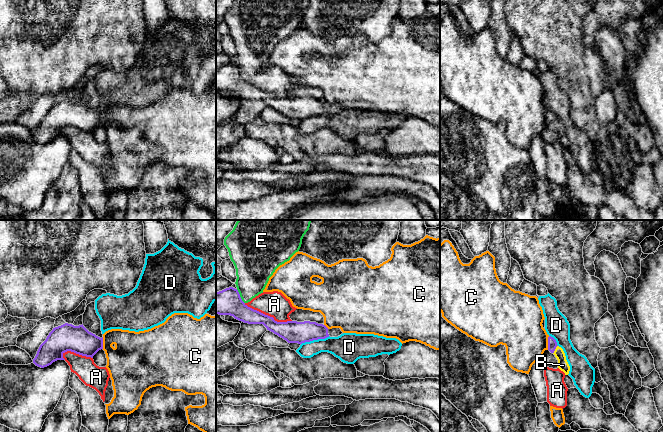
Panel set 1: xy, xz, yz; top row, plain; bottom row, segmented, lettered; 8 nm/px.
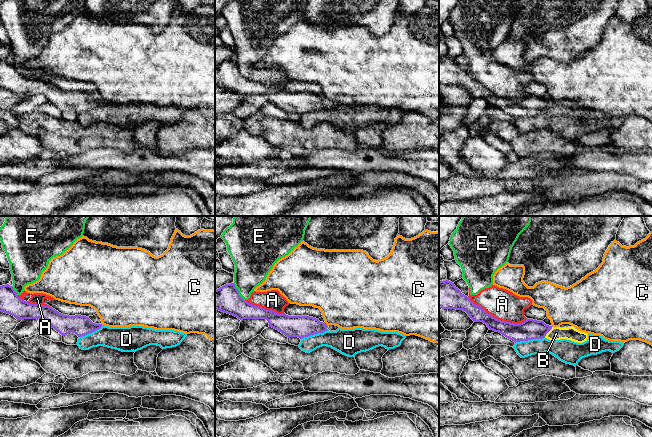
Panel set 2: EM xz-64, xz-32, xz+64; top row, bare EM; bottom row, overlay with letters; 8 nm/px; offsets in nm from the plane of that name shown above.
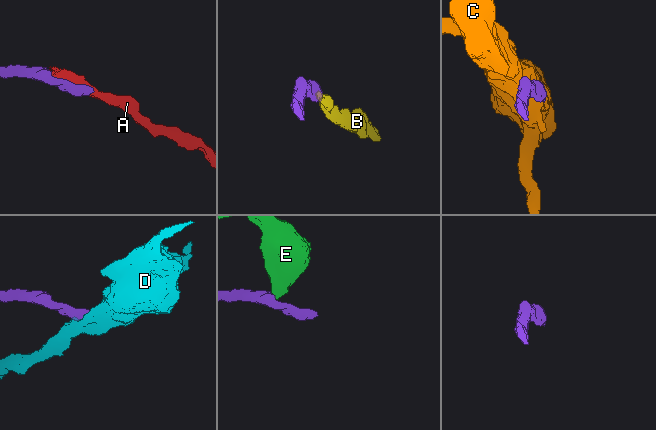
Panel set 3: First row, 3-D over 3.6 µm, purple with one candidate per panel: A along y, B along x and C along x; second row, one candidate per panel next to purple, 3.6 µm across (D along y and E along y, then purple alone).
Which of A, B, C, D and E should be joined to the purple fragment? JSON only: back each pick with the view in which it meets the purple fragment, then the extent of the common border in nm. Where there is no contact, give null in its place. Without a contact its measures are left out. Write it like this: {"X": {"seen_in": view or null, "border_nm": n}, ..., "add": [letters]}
{"B": {"seen_in": "yz", "border_nm": 80}, "add": ["B"]}

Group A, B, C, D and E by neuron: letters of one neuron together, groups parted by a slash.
A E / B / C / D

